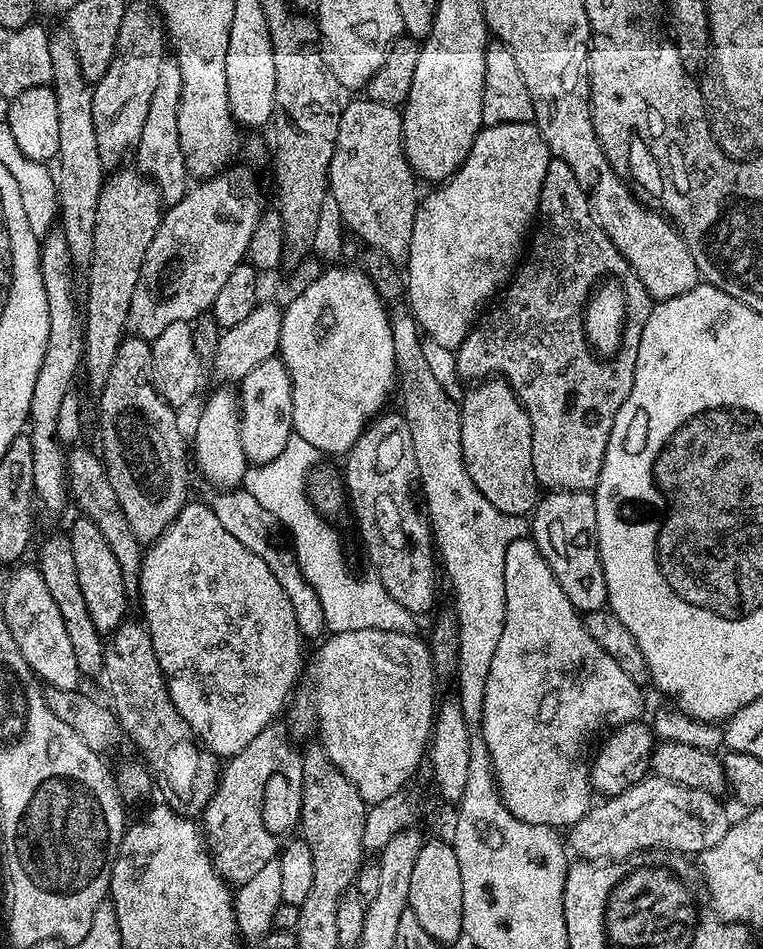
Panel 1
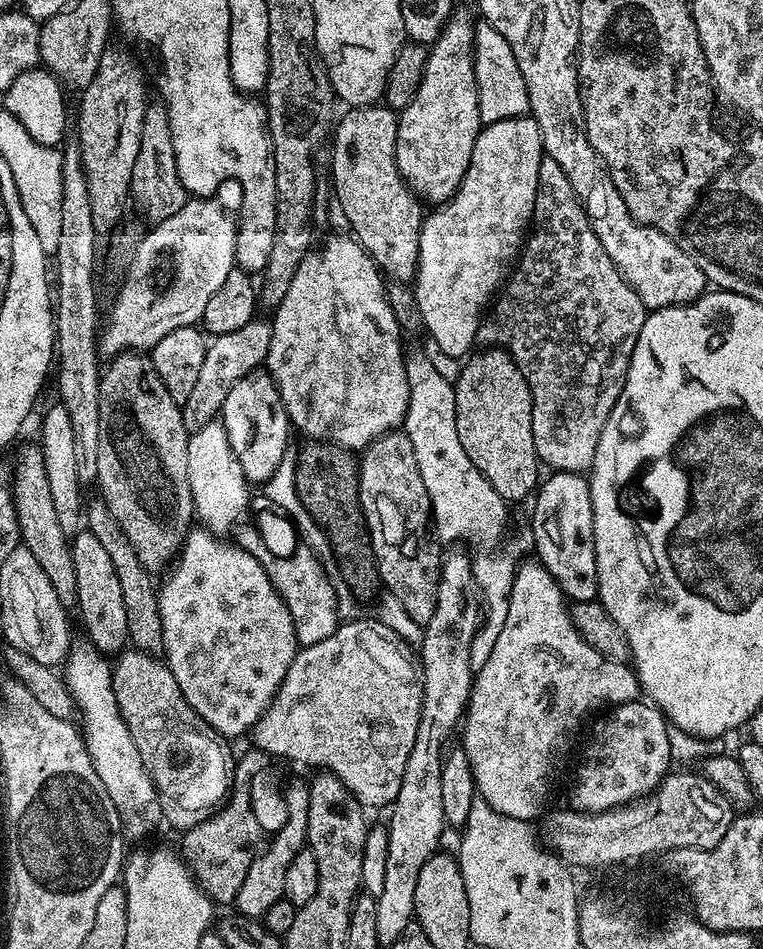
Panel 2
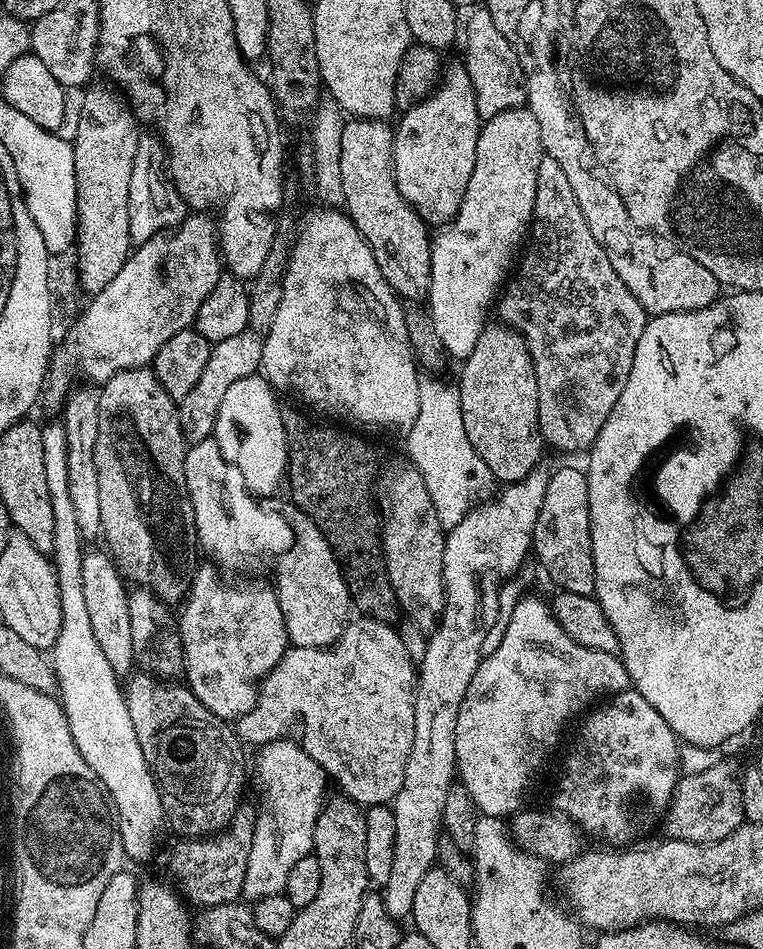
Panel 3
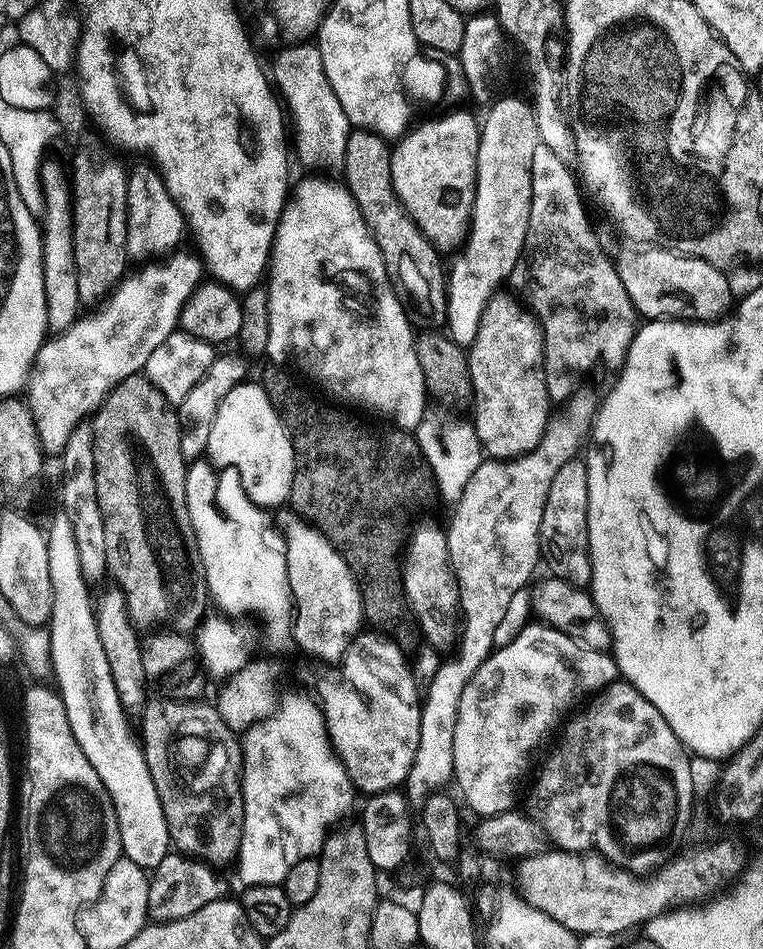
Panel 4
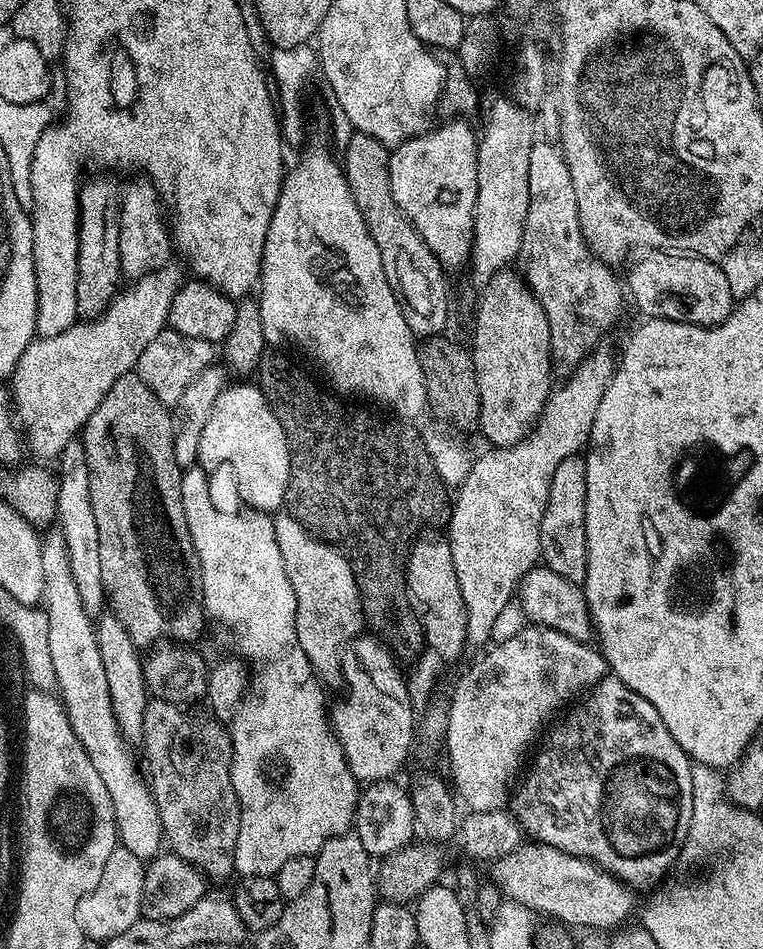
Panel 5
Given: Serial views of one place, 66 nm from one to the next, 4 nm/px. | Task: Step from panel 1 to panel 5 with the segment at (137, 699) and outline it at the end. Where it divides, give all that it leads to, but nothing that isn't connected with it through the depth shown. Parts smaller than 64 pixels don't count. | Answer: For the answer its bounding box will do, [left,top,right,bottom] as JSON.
[142,699,240,882]

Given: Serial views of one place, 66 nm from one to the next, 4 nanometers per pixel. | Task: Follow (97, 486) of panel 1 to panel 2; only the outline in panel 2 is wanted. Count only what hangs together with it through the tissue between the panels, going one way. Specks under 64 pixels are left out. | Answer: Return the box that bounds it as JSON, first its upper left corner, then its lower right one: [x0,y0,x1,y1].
[84,498,164,654]

